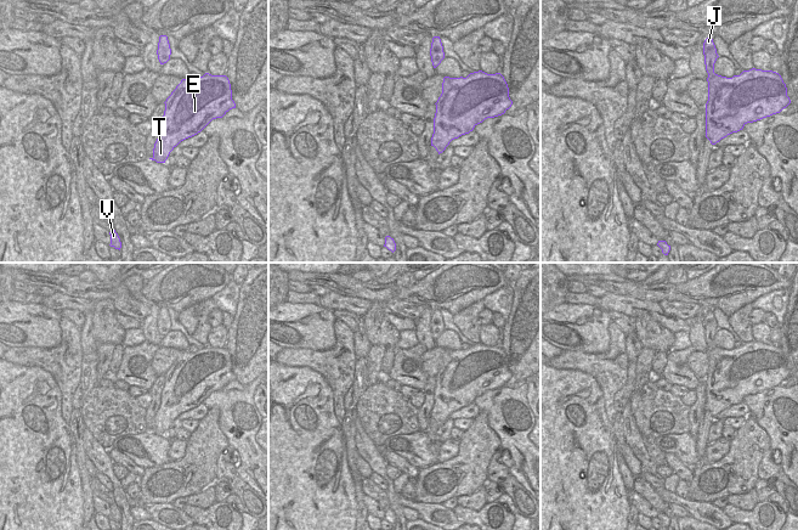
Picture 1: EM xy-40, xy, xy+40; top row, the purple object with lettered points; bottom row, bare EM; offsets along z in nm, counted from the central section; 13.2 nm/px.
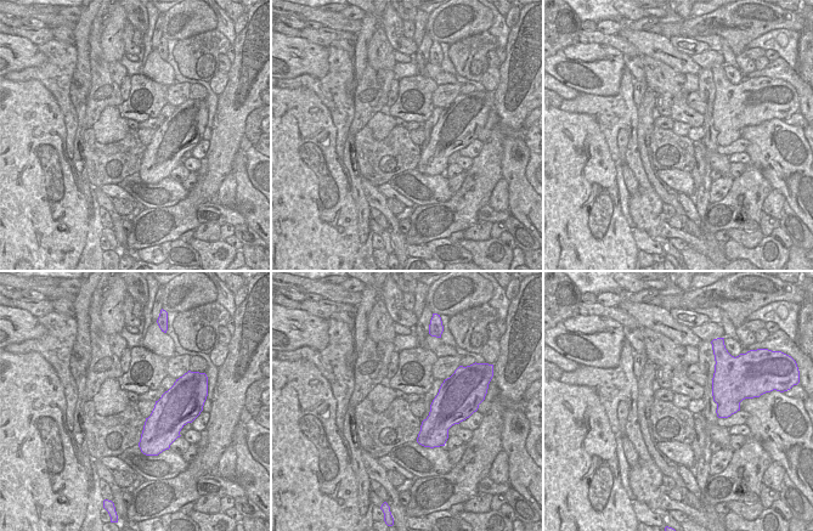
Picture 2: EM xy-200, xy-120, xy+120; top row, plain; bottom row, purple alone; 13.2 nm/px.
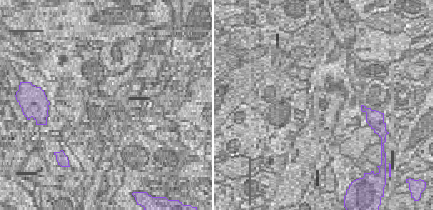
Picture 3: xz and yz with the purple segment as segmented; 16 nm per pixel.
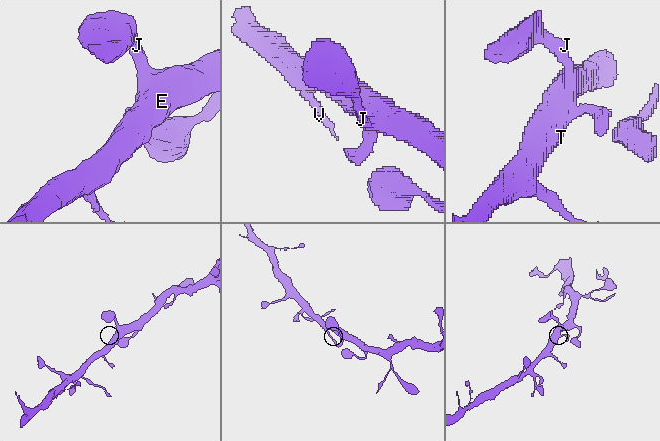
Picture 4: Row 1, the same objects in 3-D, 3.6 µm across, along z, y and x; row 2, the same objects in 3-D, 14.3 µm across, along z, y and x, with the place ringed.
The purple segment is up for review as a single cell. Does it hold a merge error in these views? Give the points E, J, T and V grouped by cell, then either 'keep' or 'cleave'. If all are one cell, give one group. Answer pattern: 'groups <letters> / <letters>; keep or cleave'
groups E J T V; keep

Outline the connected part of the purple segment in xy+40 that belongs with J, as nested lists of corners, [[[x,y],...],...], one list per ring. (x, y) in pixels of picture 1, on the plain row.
[[[712,310],[703,315],[706,343],[708,345],[708,373],[706,376],[706,410],[712,417],[732,405],[743,401],[747,395],[753,395],[786,380],[791,372],[787,368],[787,360],[781,348],[772,343],[752,340],[743,343],[732,350],[721,349],[714,345],[714,336],[719,329]]]

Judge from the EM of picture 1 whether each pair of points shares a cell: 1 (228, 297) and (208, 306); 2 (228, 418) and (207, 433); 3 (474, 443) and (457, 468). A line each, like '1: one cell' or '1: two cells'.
1: two cells
2: two cells
3: one cell

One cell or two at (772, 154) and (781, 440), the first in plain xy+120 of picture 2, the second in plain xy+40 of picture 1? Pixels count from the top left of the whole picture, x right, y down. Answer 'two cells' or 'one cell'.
one cell

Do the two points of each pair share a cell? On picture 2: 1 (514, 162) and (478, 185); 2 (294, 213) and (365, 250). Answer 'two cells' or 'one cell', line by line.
1: two cells
2: two cells

